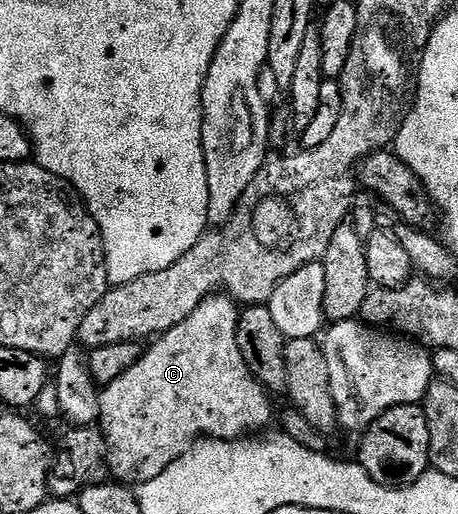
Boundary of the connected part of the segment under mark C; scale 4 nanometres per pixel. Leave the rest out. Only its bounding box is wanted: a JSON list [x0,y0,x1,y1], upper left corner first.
[98,294,276,486]

